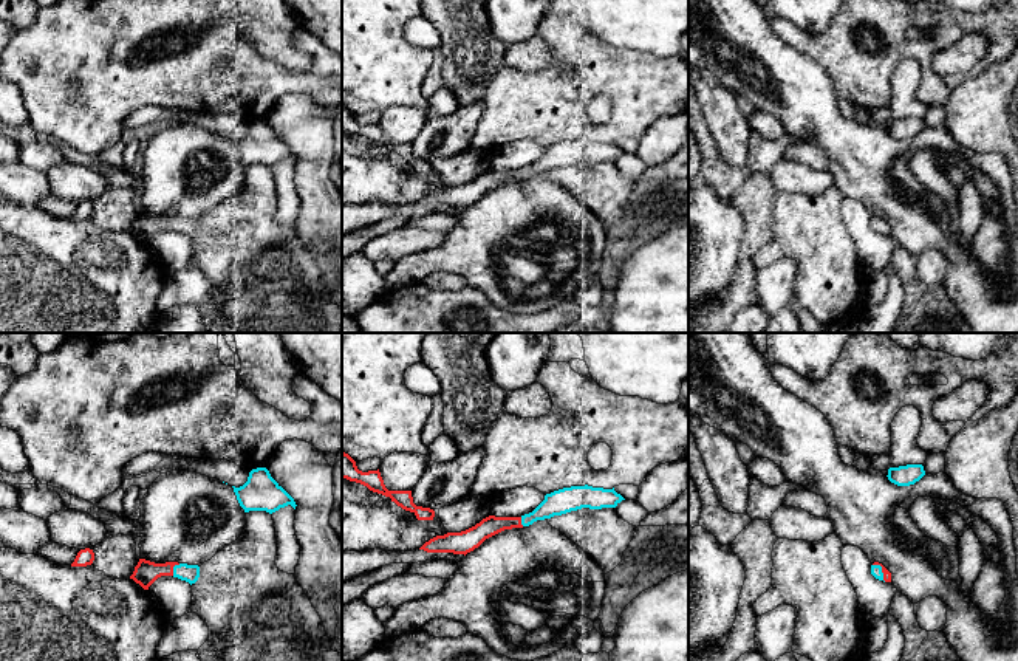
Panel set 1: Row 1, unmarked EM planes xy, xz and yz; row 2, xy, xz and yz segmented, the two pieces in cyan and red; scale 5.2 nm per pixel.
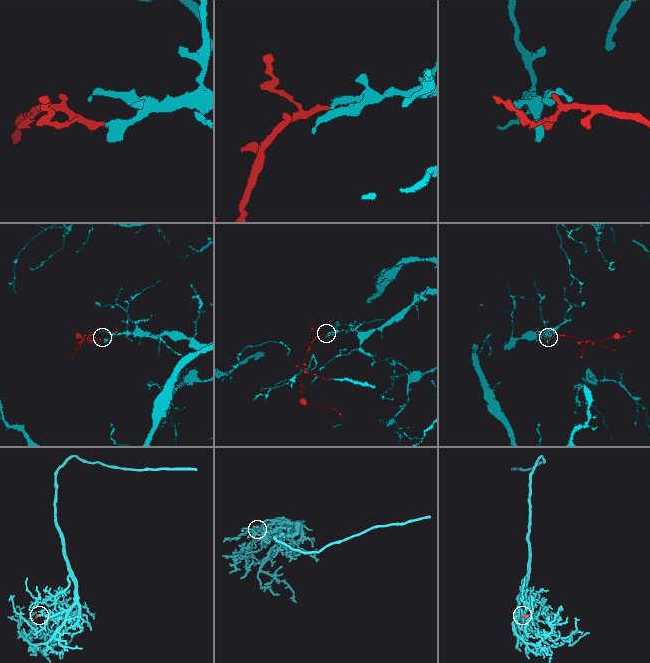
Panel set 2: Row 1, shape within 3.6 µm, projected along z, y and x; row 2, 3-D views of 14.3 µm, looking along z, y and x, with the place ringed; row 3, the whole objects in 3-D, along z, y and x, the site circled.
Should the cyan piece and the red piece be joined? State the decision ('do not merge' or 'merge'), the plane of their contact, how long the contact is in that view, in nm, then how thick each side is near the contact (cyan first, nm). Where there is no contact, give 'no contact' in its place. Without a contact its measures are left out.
merge; contact in xy; length 80 nm; calibres 90 and 120 nm

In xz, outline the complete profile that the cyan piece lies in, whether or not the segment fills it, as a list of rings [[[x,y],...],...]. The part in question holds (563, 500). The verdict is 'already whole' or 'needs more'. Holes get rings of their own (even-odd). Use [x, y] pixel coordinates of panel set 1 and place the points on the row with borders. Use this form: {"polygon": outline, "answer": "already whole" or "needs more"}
{"polygon": [[[571,486],[545,495],[545,500],[529,514],[521,517],[489,515],[475,526],[461,533],[447,533],[425,542],[419,550],[427,553],[467,554],[478,548],[486,539],[512,528],[529,526],[537,520],[551,519],[582,508],[602,509],[616,508],[622,500],[613,489],[593,486]]], "answer": "needs more"}

